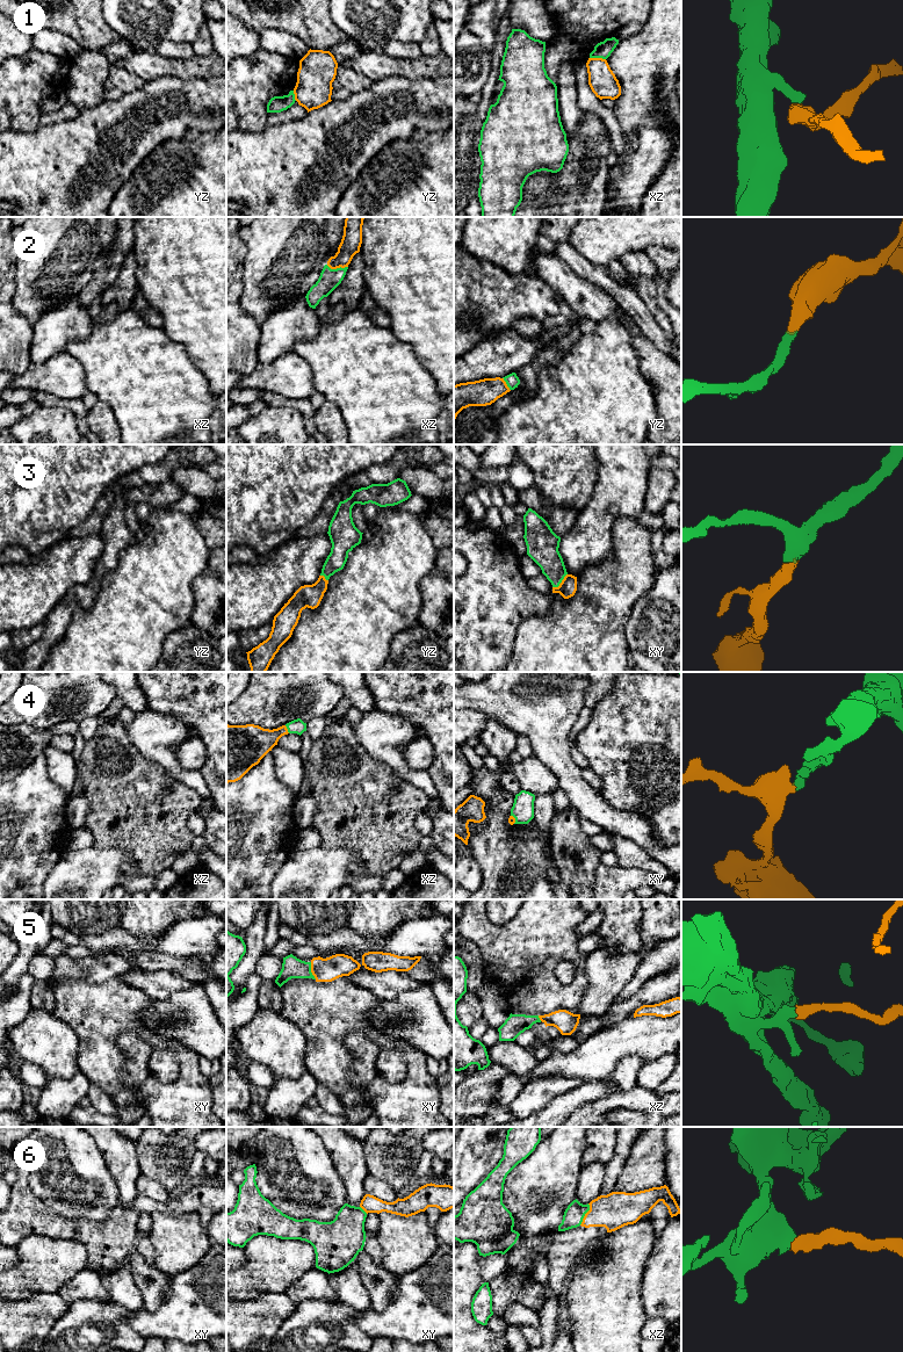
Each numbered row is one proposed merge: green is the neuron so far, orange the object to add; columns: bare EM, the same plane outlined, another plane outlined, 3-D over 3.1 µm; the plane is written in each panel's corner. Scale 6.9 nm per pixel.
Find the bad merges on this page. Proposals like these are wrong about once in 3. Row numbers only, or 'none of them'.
1, 5

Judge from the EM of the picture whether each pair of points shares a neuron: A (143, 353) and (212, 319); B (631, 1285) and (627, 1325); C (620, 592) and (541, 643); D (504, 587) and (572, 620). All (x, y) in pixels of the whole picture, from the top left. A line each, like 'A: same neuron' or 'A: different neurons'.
A: different neurons
B: same neuron
C: same neuron
D: different neurons

